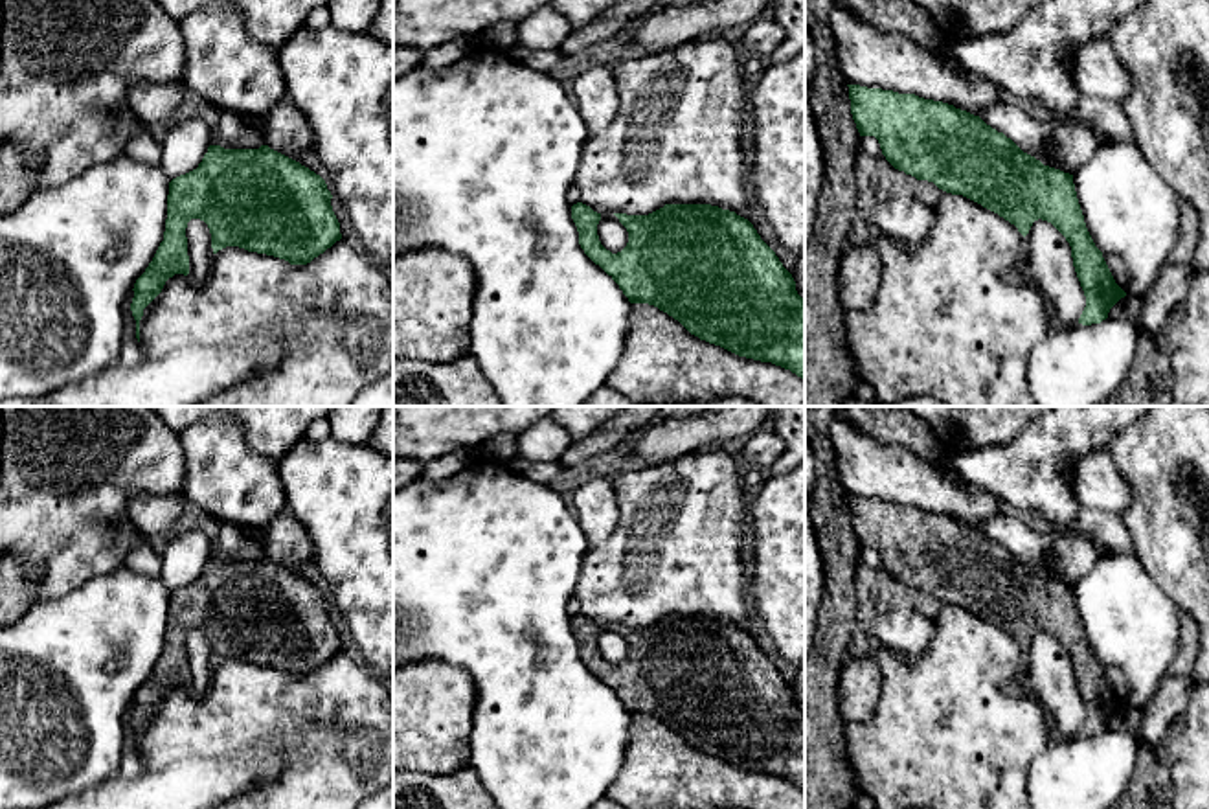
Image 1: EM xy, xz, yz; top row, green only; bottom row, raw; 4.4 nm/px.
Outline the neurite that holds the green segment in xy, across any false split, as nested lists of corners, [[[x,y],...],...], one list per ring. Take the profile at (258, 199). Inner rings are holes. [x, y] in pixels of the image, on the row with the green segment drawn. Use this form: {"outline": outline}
{"outline": [[[209,145],[197,169],[169,182],[164,241],[153,261],[134,283],[130,303],[140,342],[143,309],[175,274],[204,285],[213,256],[226,246],[266,254],[307,265],[342,239],[325,180],[299,162],[261,145],[259,149],[224,149]]]}

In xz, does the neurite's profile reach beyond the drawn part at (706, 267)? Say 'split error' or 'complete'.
split error

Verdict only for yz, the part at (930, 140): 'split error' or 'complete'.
split error

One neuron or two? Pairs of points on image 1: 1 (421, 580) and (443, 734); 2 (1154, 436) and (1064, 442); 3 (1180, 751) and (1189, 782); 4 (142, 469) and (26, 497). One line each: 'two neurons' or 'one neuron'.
1: two neurons
2: two neurons
3: one neuron
4: one neuron

